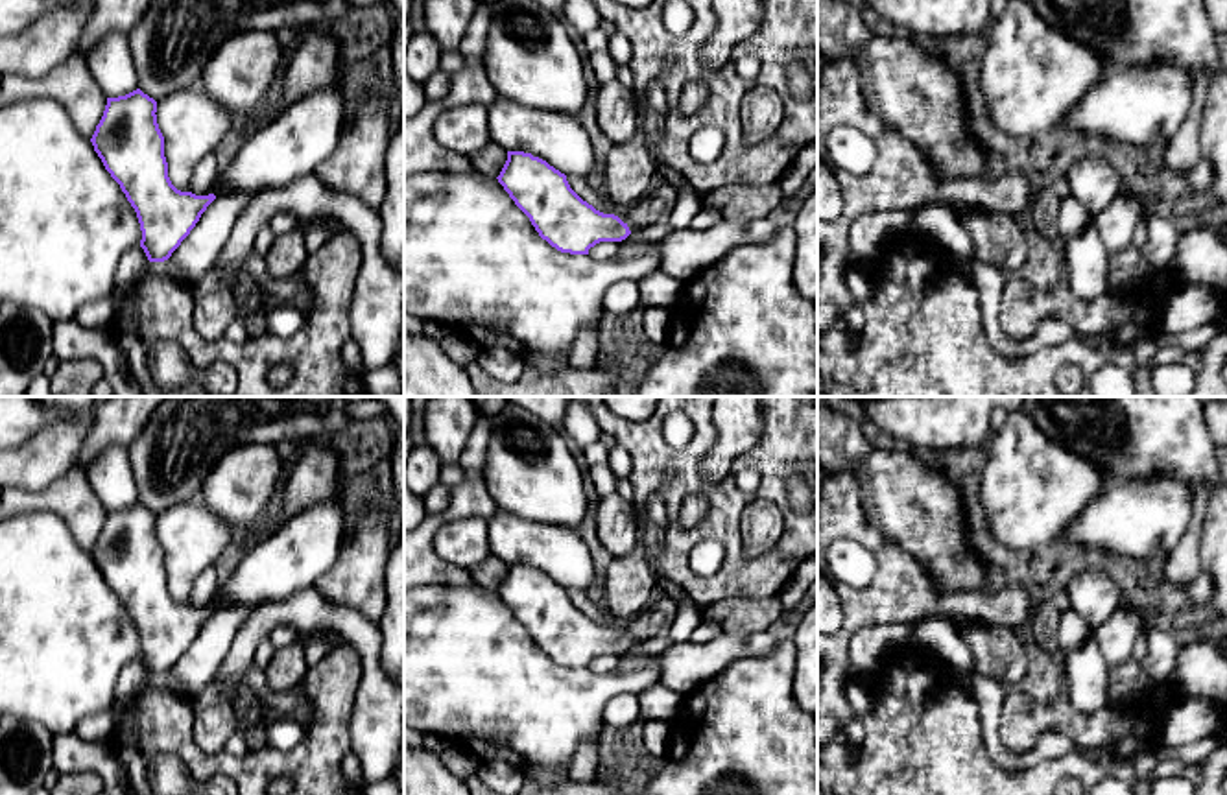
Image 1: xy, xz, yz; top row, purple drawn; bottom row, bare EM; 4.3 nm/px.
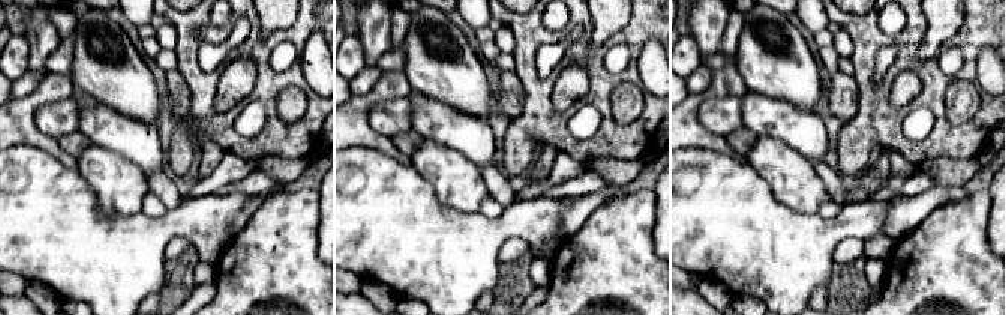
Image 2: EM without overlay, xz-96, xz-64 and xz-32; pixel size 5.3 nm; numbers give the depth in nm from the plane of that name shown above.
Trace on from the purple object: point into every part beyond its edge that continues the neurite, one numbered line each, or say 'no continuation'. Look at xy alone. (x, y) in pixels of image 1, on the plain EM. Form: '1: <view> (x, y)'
no continuation

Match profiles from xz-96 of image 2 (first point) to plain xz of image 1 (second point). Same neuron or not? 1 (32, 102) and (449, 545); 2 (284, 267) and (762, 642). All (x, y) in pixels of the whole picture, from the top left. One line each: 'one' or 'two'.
1: two
2: two

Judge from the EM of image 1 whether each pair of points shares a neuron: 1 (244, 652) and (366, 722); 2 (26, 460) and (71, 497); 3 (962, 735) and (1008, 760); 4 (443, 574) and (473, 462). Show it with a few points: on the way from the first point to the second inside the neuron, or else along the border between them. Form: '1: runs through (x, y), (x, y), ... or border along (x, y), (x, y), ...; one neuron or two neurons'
1: runs through (286, 615), (340, 618), (368, 646), (371, 670); one neuron
2: border along (76, 463), (45, 486), (35, 489), (19, 487); two neurons
3: border along (976, 705), (988, 755), (1006, 770), (1023, 771); two neurons
4: runs through (427, 545), (427, 532), (471, 491); one neuron

